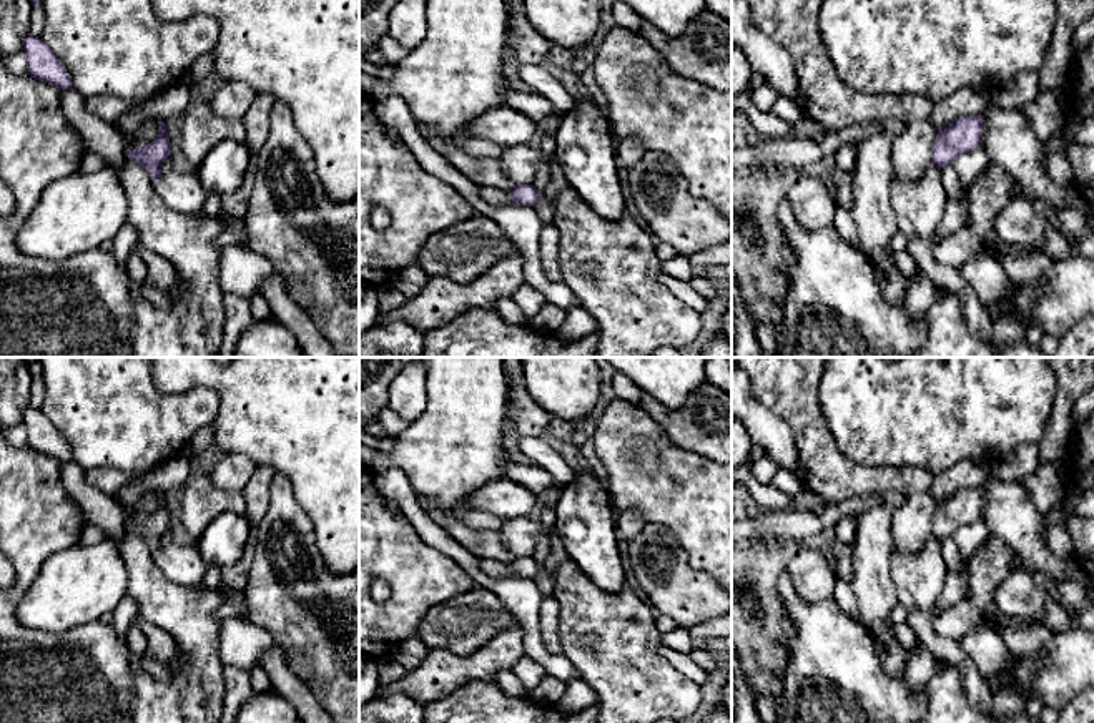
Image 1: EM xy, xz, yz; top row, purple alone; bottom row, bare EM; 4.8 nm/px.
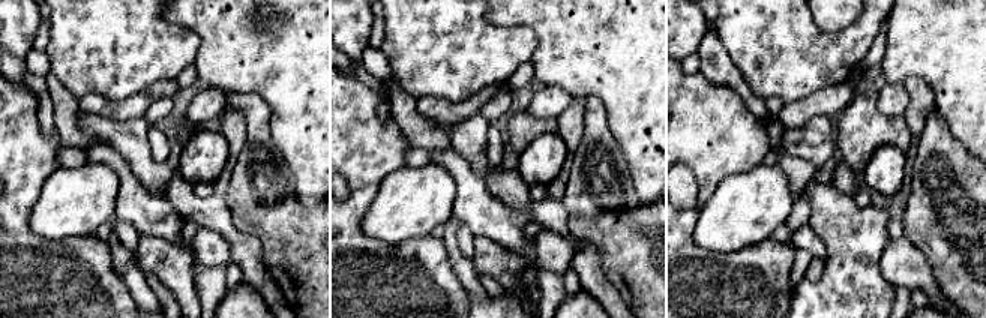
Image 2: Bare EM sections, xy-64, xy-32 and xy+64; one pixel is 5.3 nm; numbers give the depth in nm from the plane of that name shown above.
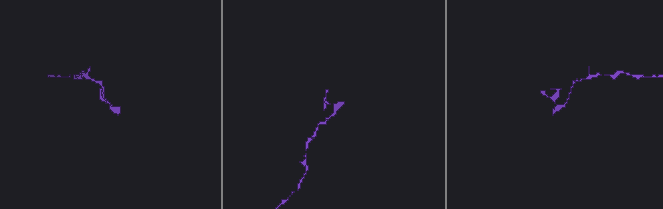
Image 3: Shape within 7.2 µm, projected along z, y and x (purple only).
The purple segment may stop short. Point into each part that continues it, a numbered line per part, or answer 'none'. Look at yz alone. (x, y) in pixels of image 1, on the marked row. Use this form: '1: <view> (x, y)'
none

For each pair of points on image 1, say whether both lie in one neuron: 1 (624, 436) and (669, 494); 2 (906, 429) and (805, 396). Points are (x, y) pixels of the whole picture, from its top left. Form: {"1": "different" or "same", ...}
{"1": "same", "2": "different"}

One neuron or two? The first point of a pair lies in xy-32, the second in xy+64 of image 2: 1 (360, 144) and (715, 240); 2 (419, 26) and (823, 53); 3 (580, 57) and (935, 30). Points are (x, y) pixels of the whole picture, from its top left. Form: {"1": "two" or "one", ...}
{"1": "two", "2": "one", "3": "one"}

